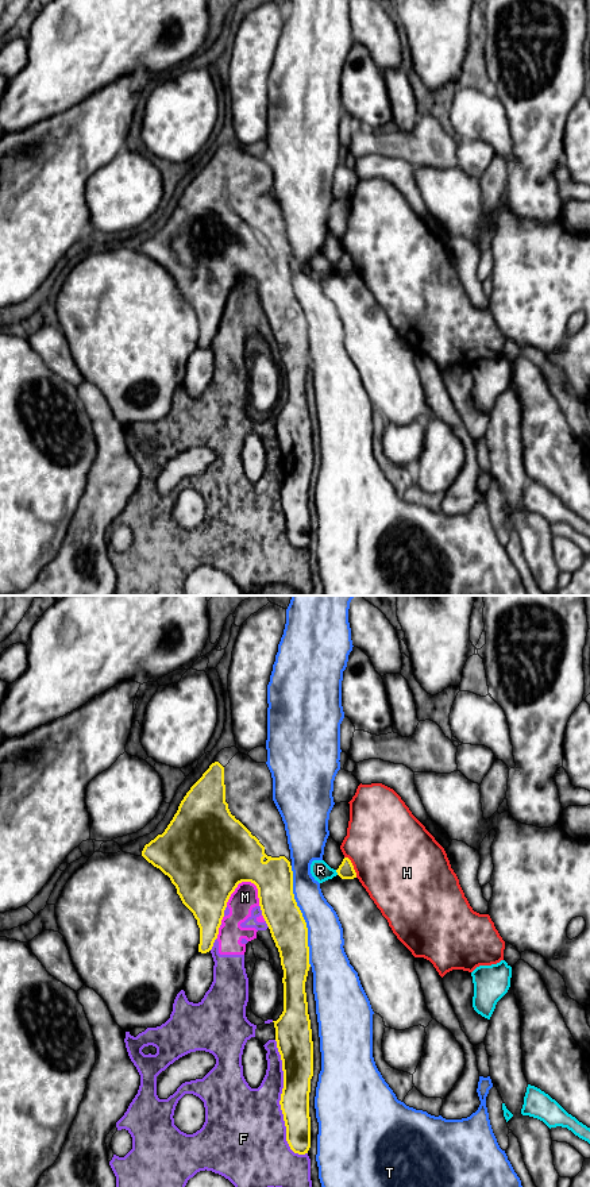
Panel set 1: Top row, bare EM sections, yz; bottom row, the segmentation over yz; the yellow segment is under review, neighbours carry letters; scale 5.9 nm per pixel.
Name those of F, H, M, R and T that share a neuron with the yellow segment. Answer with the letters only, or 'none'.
none

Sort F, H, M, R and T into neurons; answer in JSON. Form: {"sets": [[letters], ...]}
{"sets": [["F", "M"], ["H"], ["R"], ["T"]]}

